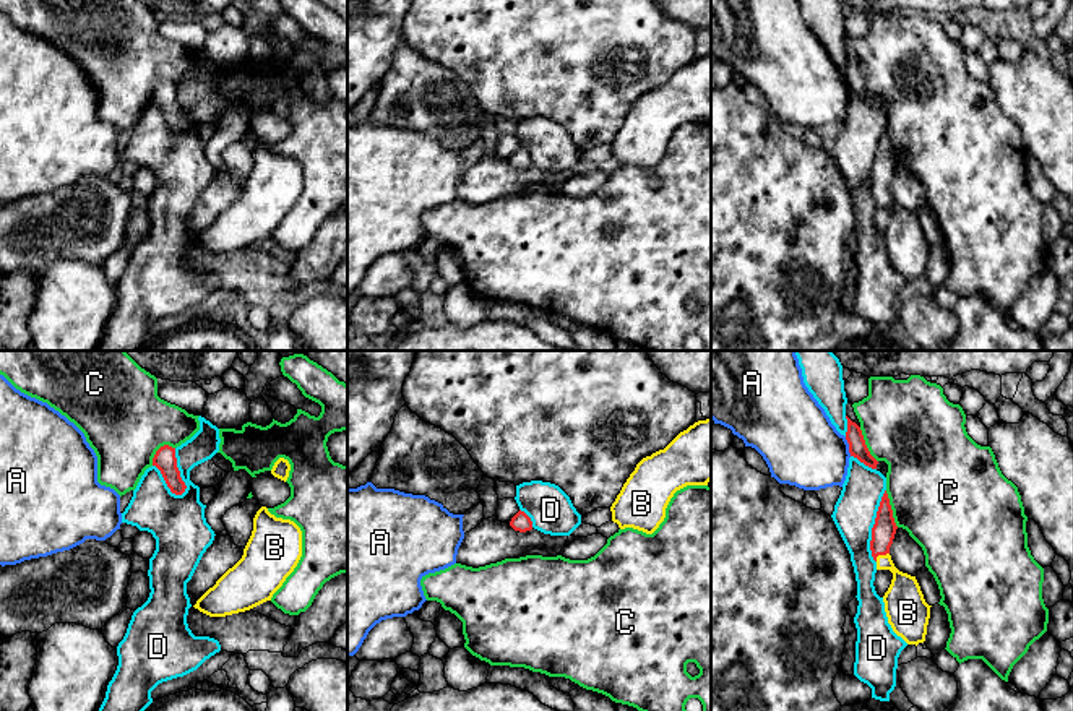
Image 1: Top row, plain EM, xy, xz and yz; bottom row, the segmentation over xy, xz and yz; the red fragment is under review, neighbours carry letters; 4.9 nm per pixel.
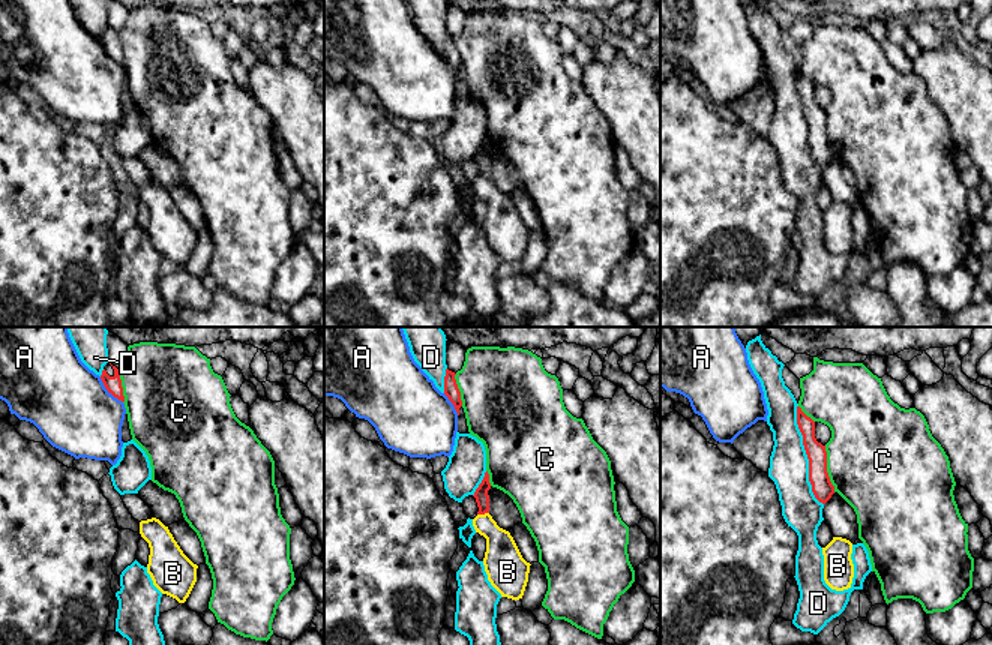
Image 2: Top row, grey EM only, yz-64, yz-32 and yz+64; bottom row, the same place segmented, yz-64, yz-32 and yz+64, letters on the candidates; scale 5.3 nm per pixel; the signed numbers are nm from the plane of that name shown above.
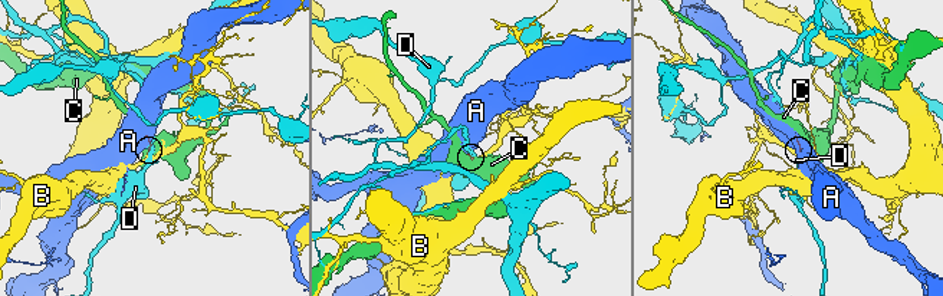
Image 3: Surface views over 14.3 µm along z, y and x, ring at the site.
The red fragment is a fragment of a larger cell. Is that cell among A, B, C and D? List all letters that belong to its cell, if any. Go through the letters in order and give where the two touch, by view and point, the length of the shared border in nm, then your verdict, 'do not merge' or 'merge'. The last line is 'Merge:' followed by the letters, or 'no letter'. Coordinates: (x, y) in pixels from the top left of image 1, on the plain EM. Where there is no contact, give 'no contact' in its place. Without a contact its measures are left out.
A: contact yz (849, 83); length 100 nm; do not merge
B: contact yz (880, 190); length 80 nm; merge
C: contact yz (890, 145); length 200 nm; do not merge
D: contact xy (179, 109); length 240 nm; do not merge
Merge: B

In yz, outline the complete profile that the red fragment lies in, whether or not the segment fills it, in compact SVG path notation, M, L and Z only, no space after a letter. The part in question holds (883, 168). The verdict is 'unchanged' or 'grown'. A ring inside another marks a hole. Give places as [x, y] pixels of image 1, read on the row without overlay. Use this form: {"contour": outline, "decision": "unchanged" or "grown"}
{"contour": "M885 127L872 164L870 187L877 198L877 206L890 206L893 209L891 221L883 232L888 260L907 281L917 282L925 278L932 242L925 239L916 213L899 208L891 196L890 183L896 166Z", "decision": "grown"}

